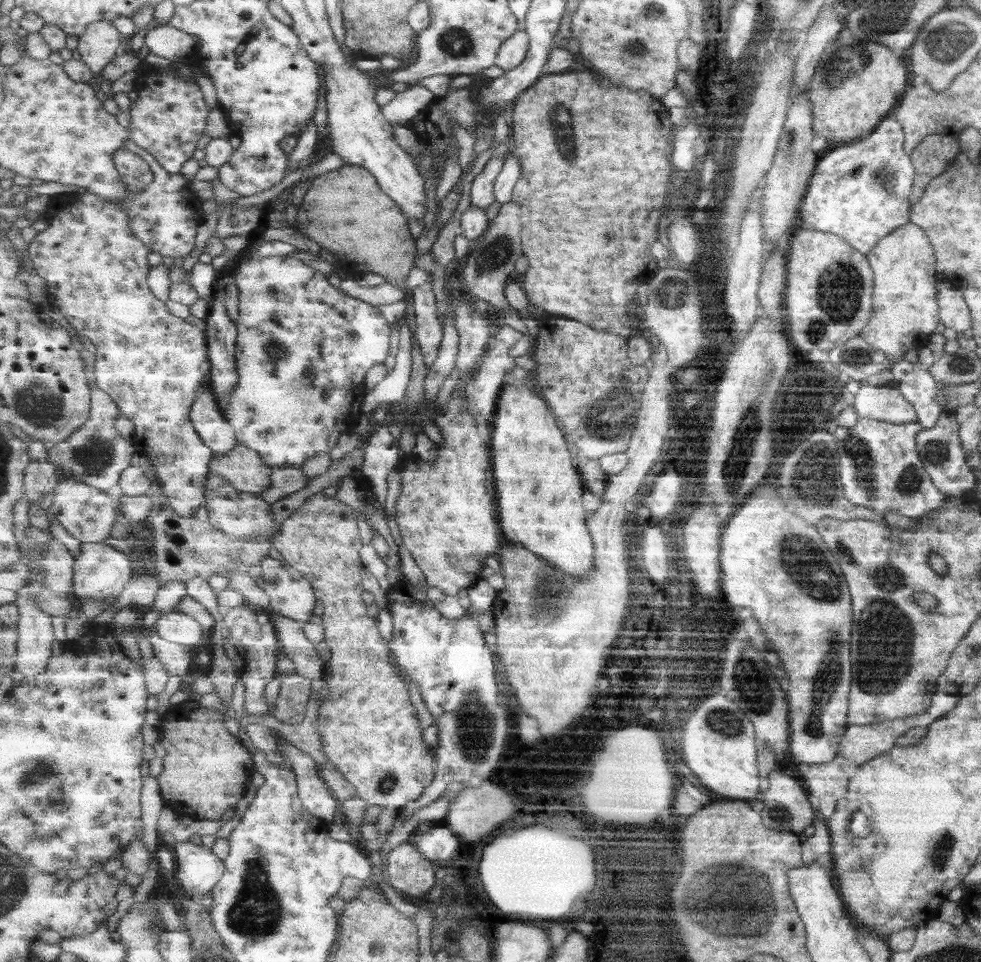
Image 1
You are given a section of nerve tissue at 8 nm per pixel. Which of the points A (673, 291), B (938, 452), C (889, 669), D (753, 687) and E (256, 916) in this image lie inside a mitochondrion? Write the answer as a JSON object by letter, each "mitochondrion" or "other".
{"A":"mitochondrion","B":"mitochondrion","C":"mitochondrion","D":"mitochondrion","E":"mitochondrion"}

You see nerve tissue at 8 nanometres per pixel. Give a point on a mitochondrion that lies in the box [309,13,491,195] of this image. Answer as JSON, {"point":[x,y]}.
{"point":[454,42]}

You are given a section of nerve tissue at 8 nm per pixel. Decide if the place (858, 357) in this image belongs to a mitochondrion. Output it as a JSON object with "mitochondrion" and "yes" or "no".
{"mitochondrion":"yes"}

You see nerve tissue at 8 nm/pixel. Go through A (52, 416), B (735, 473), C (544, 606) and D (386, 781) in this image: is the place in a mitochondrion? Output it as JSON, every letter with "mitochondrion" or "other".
{"A":"mitochondrion","B":"mitochondrion","C":"mitochondrion","D":"mitochondrion"}

